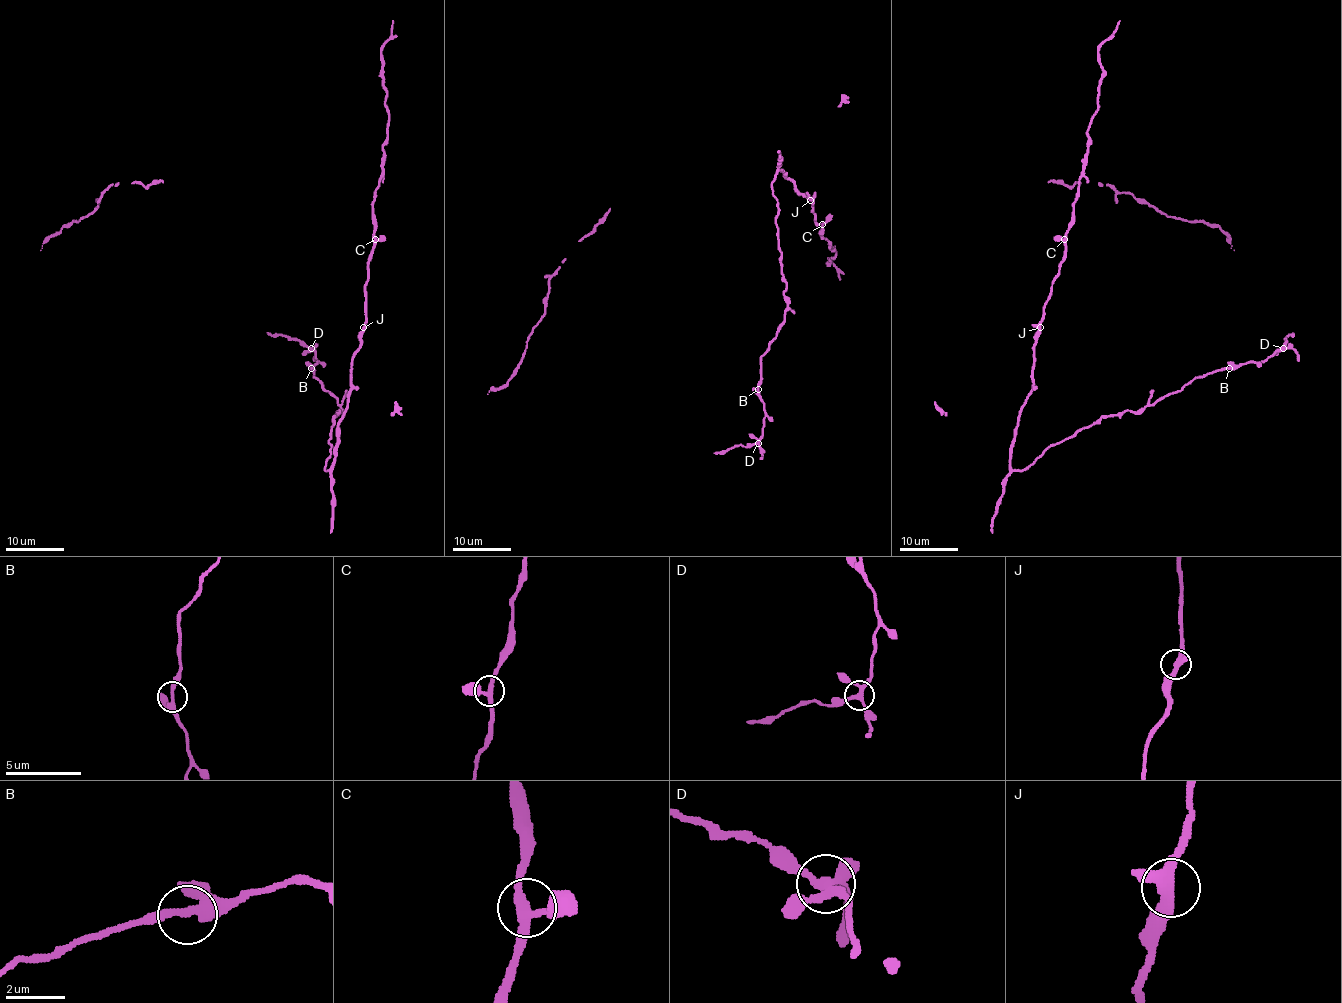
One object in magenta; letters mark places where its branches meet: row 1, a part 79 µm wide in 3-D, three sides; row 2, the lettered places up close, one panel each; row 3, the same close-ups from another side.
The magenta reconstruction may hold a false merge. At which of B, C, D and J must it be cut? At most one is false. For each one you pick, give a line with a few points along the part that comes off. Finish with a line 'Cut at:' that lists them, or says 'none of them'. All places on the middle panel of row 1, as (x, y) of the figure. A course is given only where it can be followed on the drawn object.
Cut at: none of them

